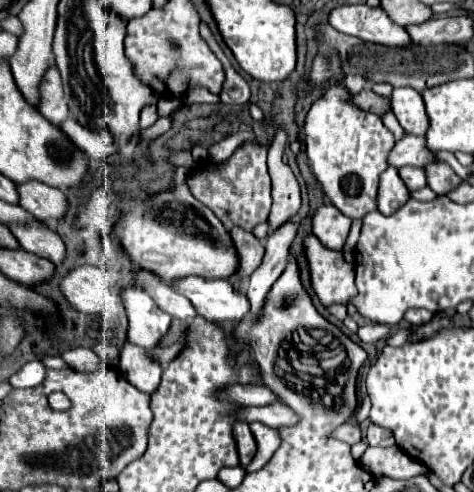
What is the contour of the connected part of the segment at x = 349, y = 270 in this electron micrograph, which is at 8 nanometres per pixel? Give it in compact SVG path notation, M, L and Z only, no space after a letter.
M307 236L305 248L311 270L311 284L323 306L347 304L357 296L355 272L353 266L345 262L343 252L325 248L317 236Z

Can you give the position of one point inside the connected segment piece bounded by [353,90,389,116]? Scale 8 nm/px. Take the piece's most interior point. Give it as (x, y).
(368, 100)

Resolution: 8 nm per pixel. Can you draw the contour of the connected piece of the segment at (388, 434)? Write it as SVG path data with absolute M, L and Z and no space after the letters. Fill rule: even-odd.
M371 422L367 428L367 444L369 446L393 446L395 444L393 432Z

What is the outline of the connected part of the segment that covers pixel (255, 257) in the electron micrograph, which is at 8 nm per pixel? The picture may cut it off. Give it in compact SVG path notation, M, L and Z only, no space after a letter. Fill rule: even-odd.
M239 226L233 228L231 236L237 244L237 252L241 252L241 272L237 272L235 280L243 280L261 266L261 260L265 256L265 246L253 232L243 230Z

